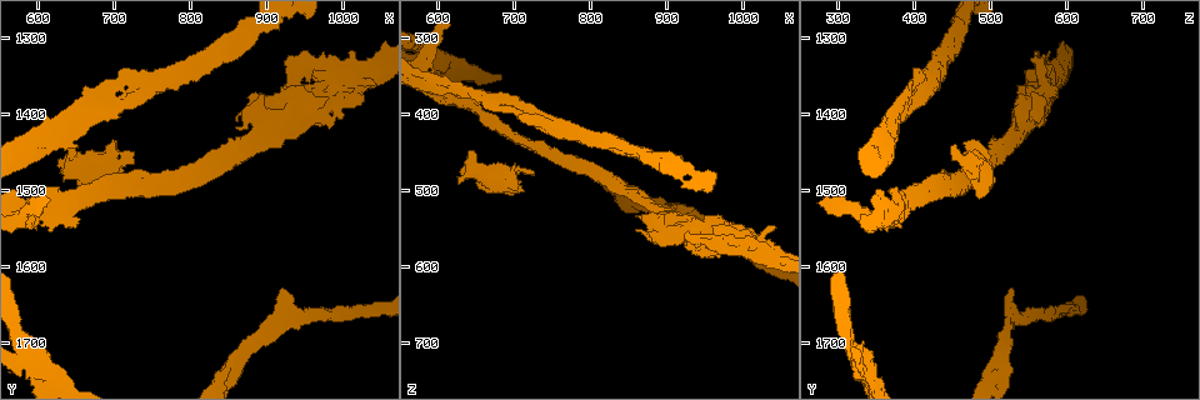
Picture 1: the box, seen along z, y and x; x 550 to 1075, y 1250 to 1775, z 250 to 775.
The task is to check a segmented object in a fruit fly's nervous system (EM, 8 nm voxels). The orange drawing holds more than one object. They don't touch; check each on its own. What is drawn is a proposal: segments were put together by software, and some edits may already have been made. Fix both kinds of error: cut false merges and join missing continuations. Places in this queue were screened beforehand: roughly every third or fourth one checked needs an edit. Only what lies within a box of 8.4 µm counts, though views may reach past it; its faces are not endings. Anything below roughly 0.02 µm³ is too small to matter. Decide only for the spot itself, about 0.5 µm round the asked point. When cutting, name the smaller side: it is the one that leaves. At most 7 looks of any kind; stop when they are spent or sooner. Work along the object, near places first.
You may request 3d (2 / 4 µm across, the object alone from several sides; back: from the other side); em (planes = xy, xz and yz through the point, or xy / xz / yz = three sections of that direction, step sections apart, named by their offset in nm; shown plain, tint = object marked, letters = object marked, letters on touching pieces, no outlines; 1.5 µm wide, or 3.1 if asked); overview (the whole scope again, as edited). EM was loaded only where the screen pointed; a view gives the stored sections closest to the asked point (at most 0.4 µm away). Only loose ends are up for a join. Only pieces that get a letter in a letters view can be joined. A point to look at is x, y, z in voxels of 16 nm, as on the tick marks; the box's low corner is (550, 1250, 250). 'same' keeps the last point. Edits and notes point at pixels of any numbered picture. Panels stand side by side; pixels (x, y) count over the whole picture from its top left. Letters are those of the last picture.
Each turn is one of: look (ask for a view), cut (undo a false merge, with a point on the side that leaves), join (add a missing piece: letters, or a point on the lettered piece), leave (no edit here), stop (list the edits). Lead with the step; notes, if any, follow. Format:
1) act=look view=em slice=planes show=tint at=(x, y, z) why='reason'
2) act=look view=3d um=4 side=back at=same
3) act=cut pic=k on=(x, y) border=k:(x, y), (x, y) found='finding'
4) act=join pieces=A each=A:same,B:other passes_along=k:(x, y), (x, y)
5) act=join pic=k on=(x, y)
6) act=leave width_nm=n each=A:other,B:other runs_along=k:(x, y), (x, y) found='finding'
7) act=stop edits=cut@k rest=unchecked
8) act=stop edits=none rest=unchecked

act=look view=3d um=4 at=(1040, 1365, 550) why='thick end'

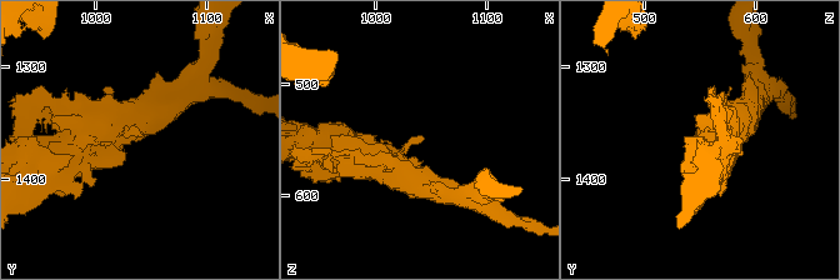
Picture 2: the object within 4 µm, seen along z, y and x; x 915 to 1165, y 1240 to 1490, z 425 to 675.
act=look view=em slice=planes show=tint at=(1038, 1360, 548)

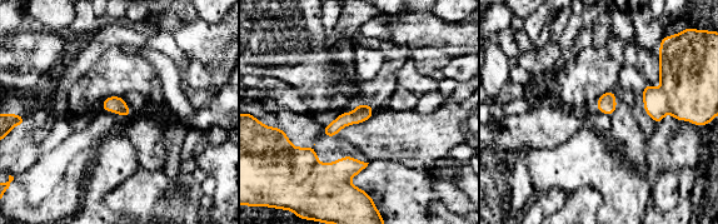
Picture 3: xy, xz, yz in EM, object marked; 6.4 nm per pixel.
act=look view=em slice=planes show=letters at=same why='see the neighbours'

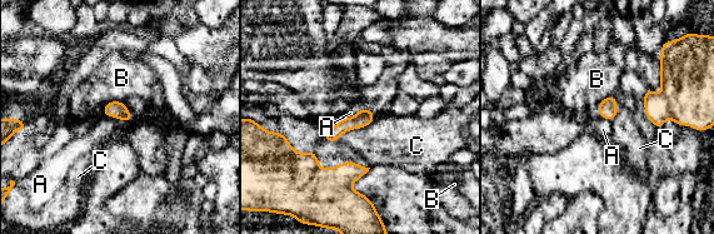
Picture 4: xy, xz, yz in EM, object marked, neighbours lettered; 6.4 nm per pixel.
act=leave each=A:other,B:other,C:other border=4:(103, 114), (121, 120), (134, 118) found='none of them fits'

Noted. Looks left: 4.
act=look view=em slice=xy step=4 show=tint at=(920, 1630, 530) why='branch stops here'

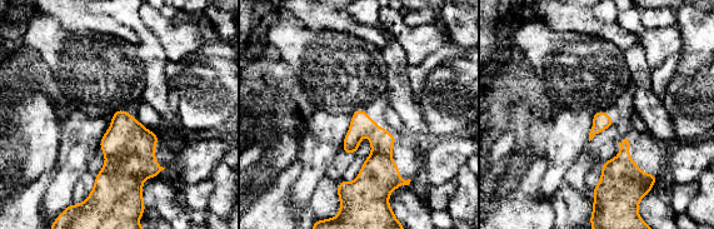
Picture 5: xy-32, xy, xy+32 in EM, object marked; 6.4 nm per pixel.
act=look view=em slice=planes show=letters at=same

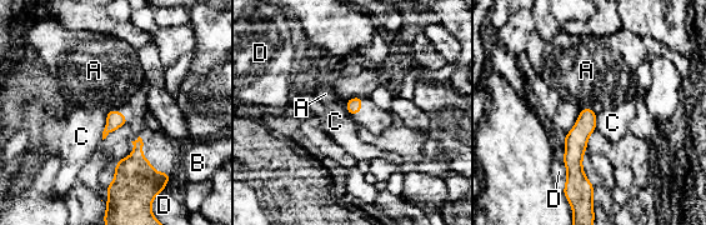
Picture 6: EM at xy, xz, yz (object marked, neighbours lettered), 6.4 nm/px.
act=leave width_nm=100 each=A:other,B:other,C:other,D:other border=6:(581, 108), (591, 108), (594, 110) found='no lettered piece goes on from it'

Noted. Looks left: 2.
act=look view=em slice=yz step=8 show=tint at=(720, 1380, 400) why='a fork'

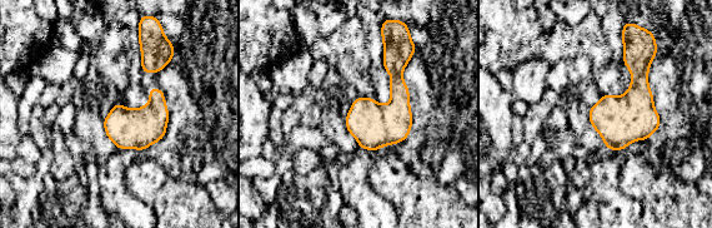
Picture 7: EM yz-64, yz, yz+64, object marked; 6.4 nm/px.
act=look view=em slice=planes show=letters at=same why='cut it another way'

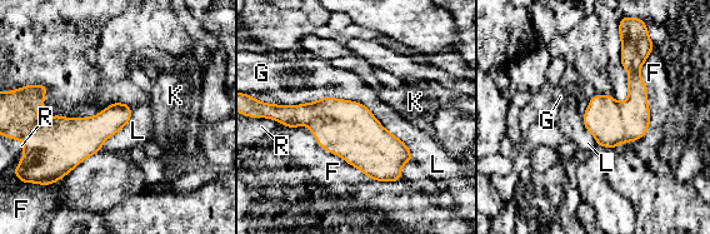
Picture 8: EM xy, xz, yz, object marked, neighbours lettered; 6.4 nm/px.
act=leave width_nm=280 longest_contact=F:550nm each=F:other,G:other,K:other,L:other,R:other found='continuous, no second neuron'

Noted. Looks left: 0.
act=stop edits=none rest=unchecked

